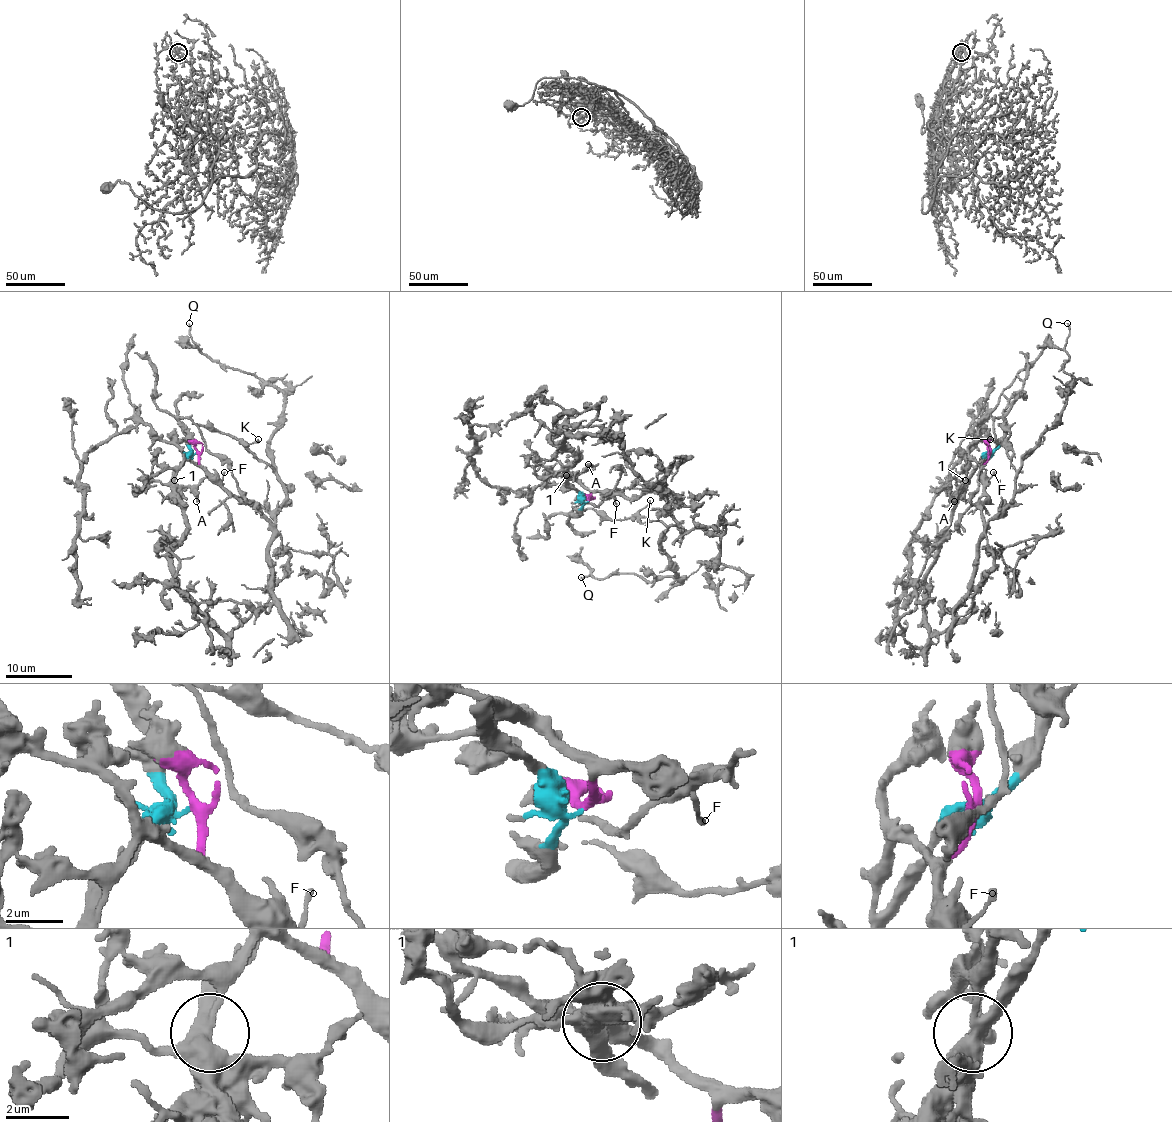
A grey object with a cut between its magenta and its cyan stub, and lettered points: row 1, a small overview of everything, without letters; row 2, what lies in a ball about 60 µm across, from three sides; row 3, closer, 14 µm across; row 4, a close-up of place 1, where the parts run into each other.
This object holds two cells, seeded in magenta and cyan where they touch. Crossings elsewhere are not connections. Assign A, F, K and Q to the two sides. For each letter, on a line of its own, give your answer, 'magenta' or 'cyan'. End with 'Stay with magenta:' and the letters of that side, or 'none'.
A: cyan
F: magenta
K: magenta
Q: magenta
Stay with magenta: F, K, Q

